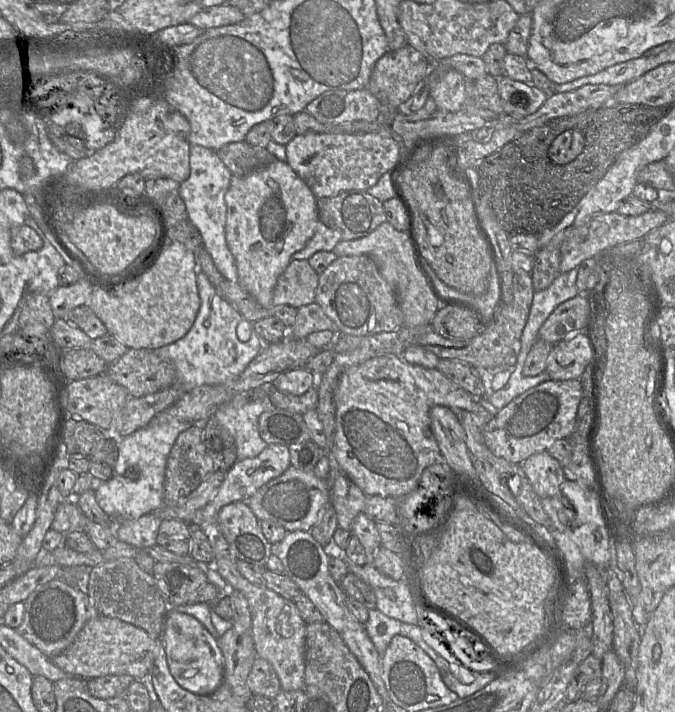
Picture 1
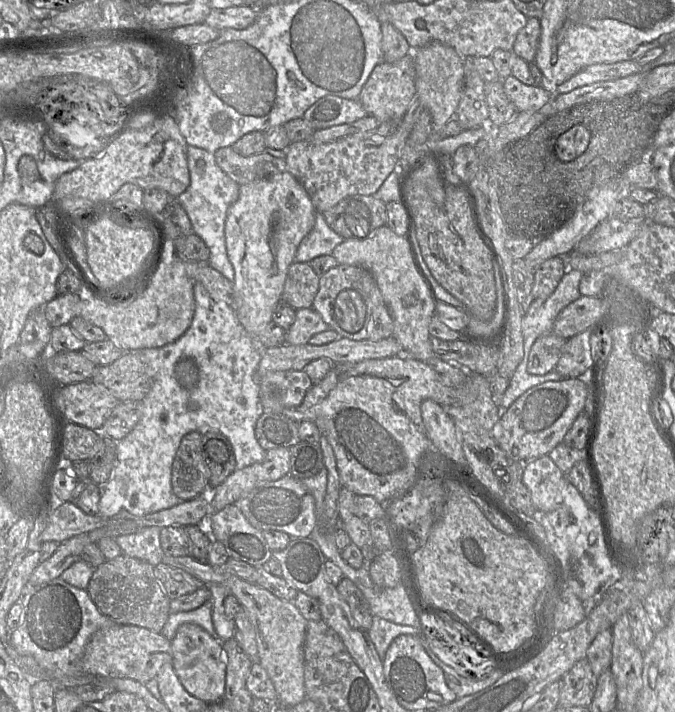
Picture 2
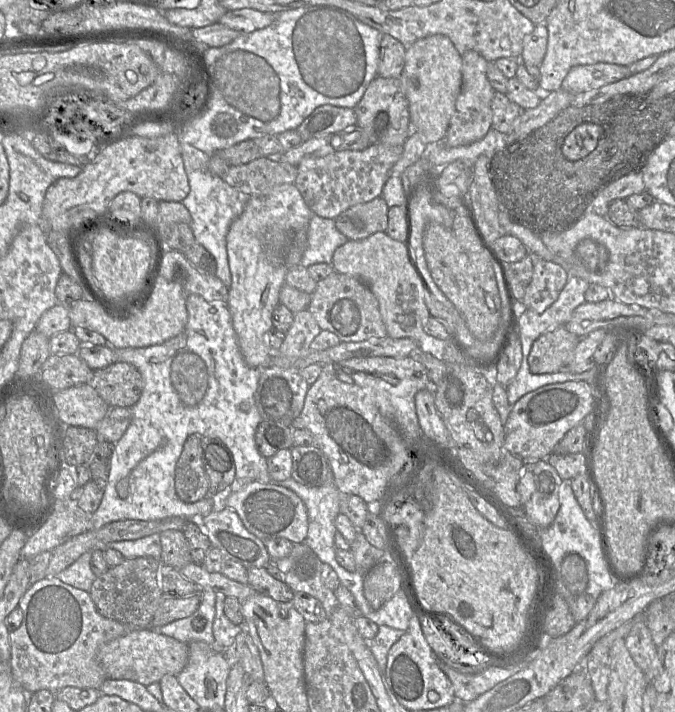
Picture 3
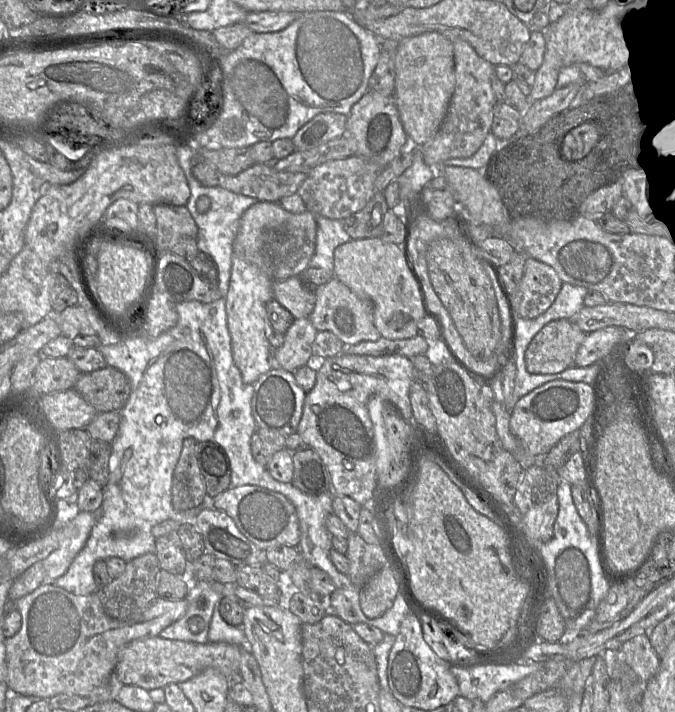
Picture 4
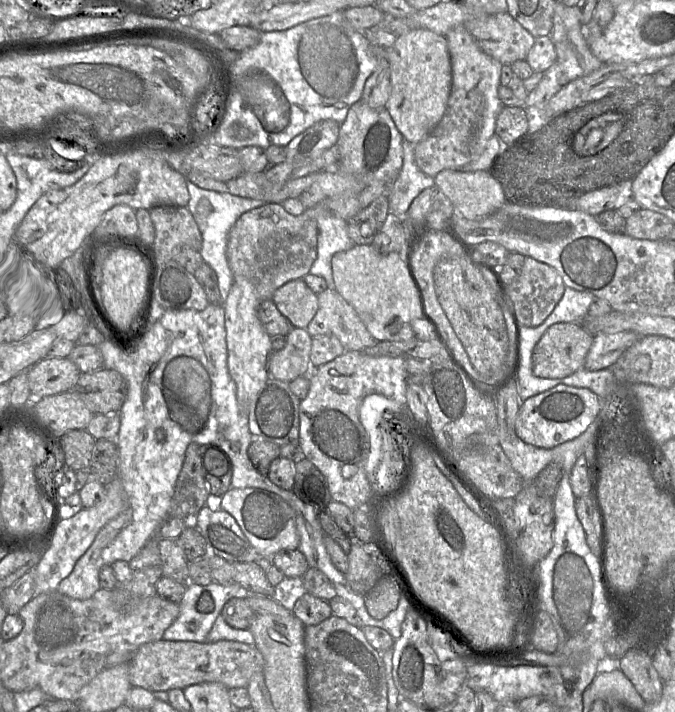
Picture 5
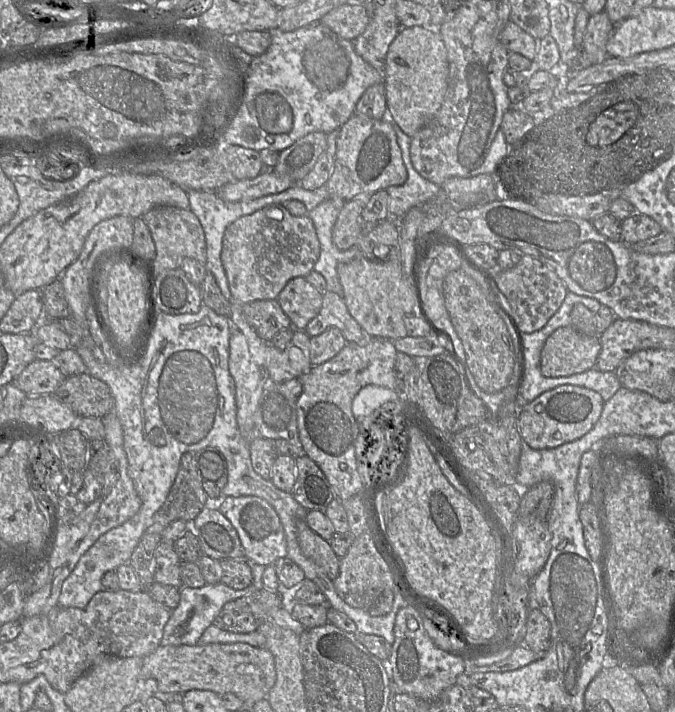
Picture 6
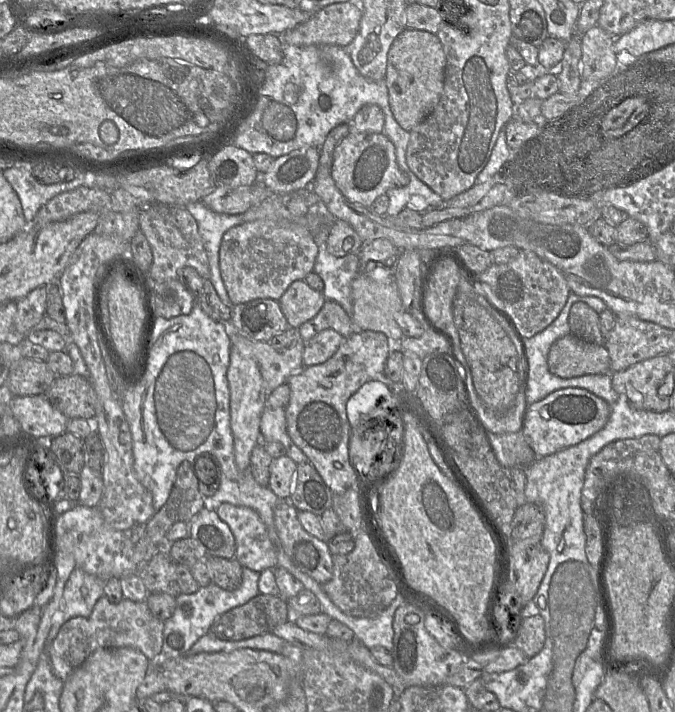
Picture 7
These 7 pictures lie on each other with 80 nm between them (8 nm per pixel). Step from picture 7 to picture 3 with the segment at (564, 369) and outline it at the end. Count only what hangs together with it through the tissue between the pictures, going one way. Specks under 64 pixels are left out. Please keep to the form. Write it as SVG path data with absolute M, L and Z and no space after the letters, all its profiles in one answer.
M564 325L547 330L532 343L528 355L532 374L554 373L566 368L568 358L579 342L579 337Z

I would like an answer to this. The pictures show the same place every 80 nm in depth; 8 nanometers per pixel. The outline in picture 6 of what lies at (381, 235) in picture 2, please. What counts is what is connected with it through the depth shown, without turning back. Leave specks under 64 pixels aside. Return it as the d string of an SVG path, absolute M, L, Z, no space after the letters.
M359 256L337 267L340 283L343 287L343 299L351 314L368 337L381 337L396 340L408 336L404 323L406 315L415 314L416 291L412 278L406 276L400 261L372 261Z

